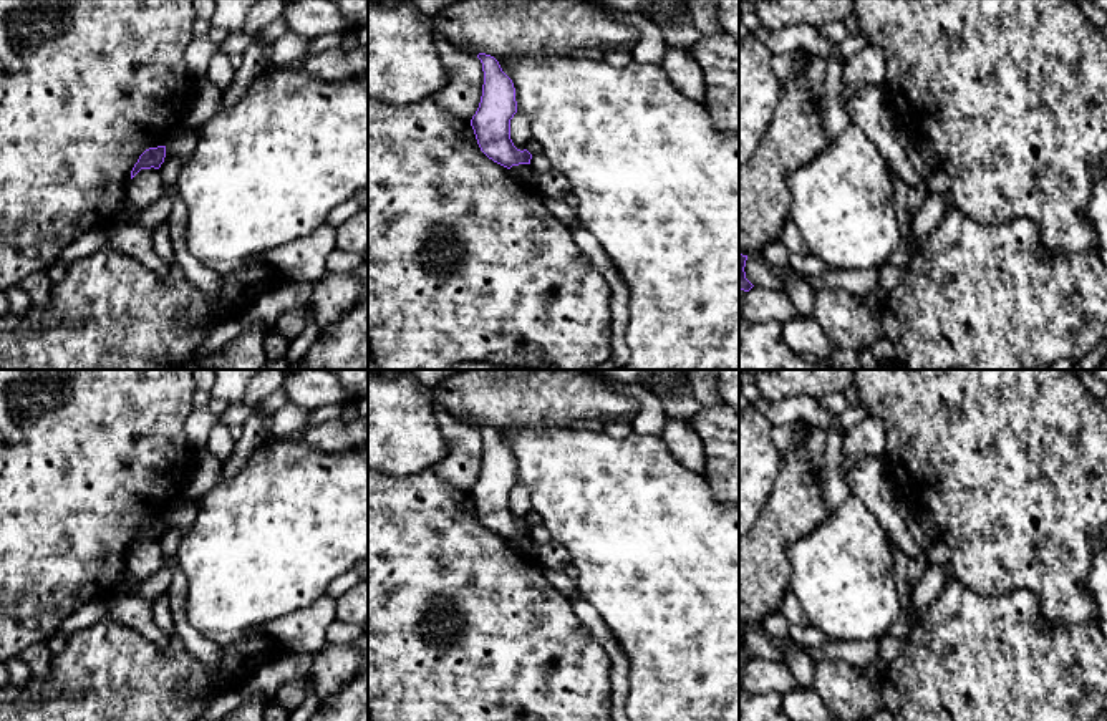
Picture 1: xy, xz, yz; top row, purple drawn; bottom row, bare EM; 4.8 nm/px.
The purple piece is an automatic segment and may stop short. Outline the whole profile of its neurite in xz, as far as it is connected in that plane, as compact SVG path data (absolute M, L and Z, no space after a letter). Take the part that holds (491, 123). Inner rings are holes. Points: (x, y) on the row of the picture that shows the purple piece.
M479 53L477 58L484 71L481 103L471 119L477 144L489 159L507 169L530 164L532 154L517 149L510 139L510 119L517 113L514 83L494 56Z

